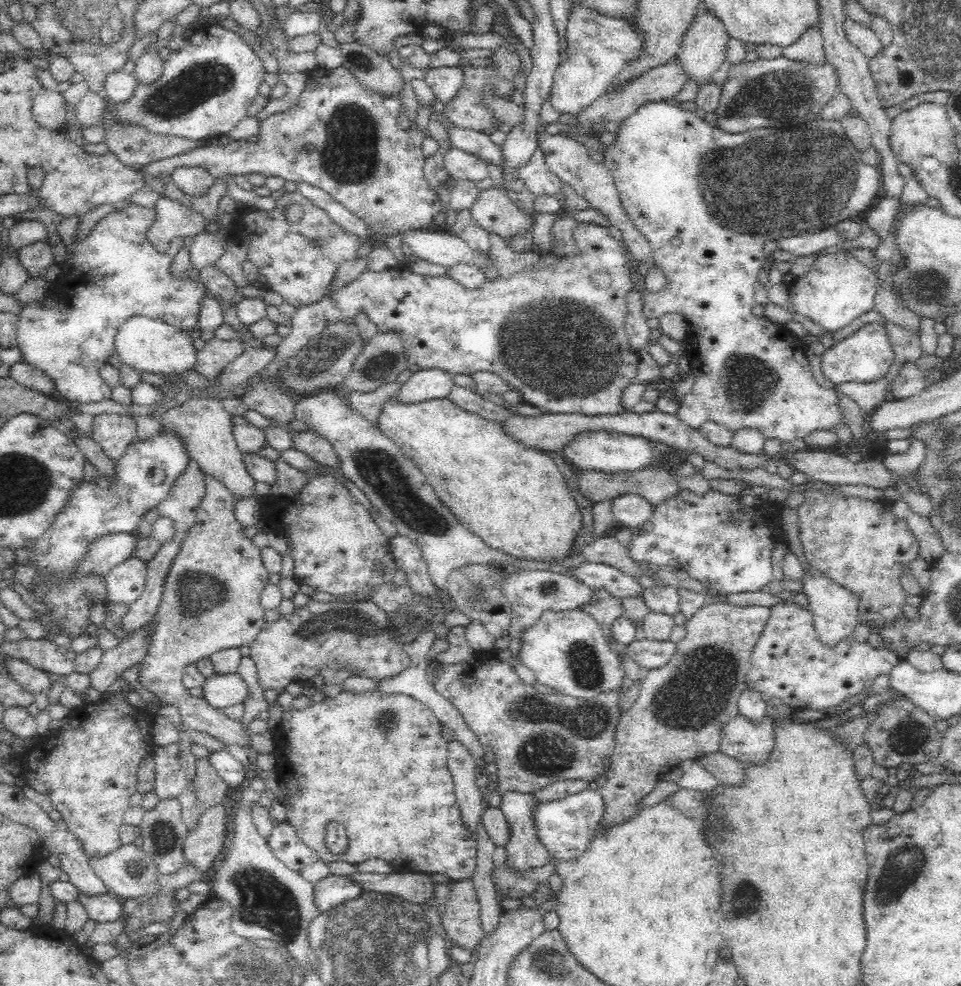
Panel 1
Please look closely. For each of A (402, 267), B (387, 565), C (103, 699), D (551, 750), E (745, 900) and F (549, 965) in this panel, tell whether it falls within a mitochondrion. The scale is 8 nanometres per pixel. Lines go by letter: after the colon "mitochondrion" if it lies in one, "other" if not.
A: other
B: other
C: other
D: mitochondrion
E: mitochondrion
F: mitochondrion

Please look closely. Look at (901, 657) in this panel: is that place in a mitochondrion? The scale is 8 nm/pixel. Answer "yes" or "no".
no

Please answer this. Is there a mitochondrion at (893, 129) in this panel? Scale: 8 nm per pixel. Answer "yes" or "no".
no

